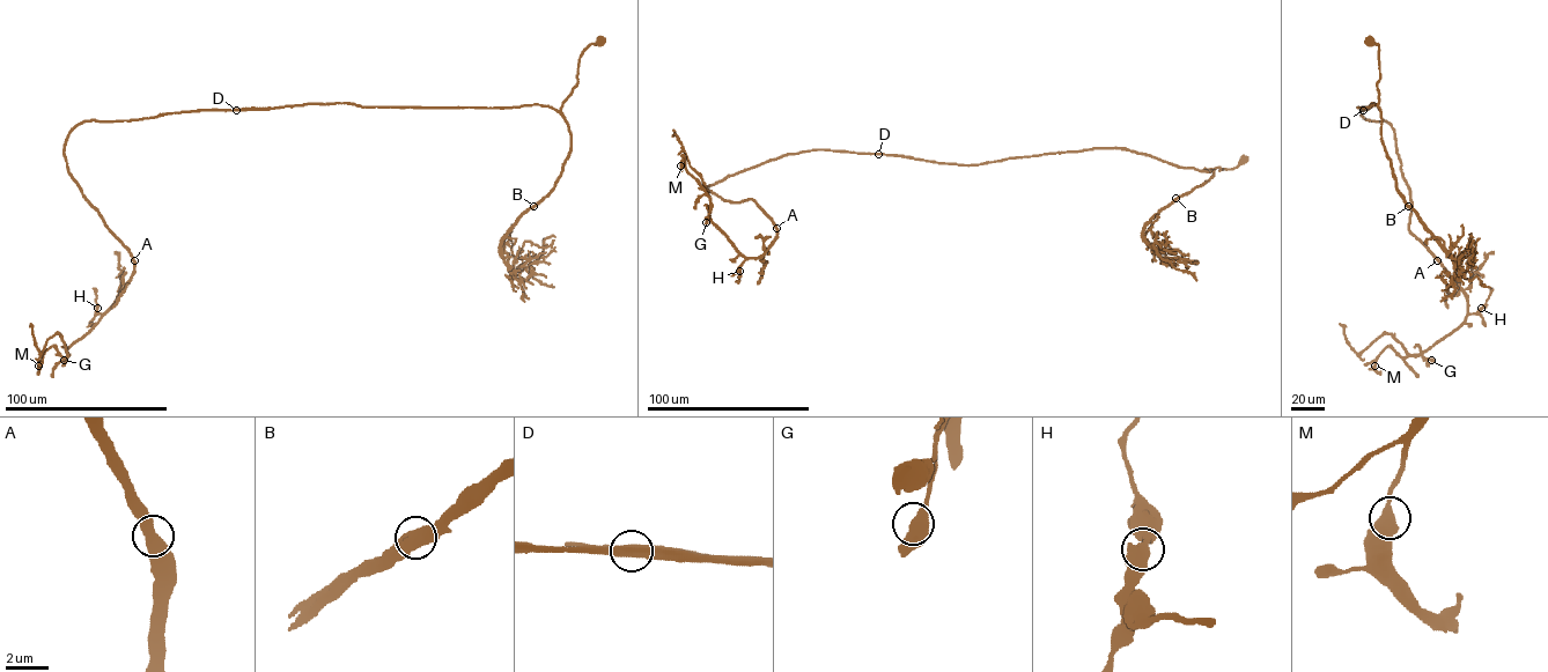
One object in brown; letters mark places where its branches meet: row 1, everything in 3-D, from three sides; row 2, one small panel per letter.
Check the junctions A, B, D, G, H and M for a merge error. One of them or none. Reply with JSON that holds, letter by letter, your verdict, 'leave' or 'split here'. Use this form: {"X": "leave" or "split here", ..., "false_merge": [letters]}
{"A": "leave", "B": "leave", "D": "split here", "G": "leave", "H": "leave", "M": "leave", "false_merge": ["D"]}

